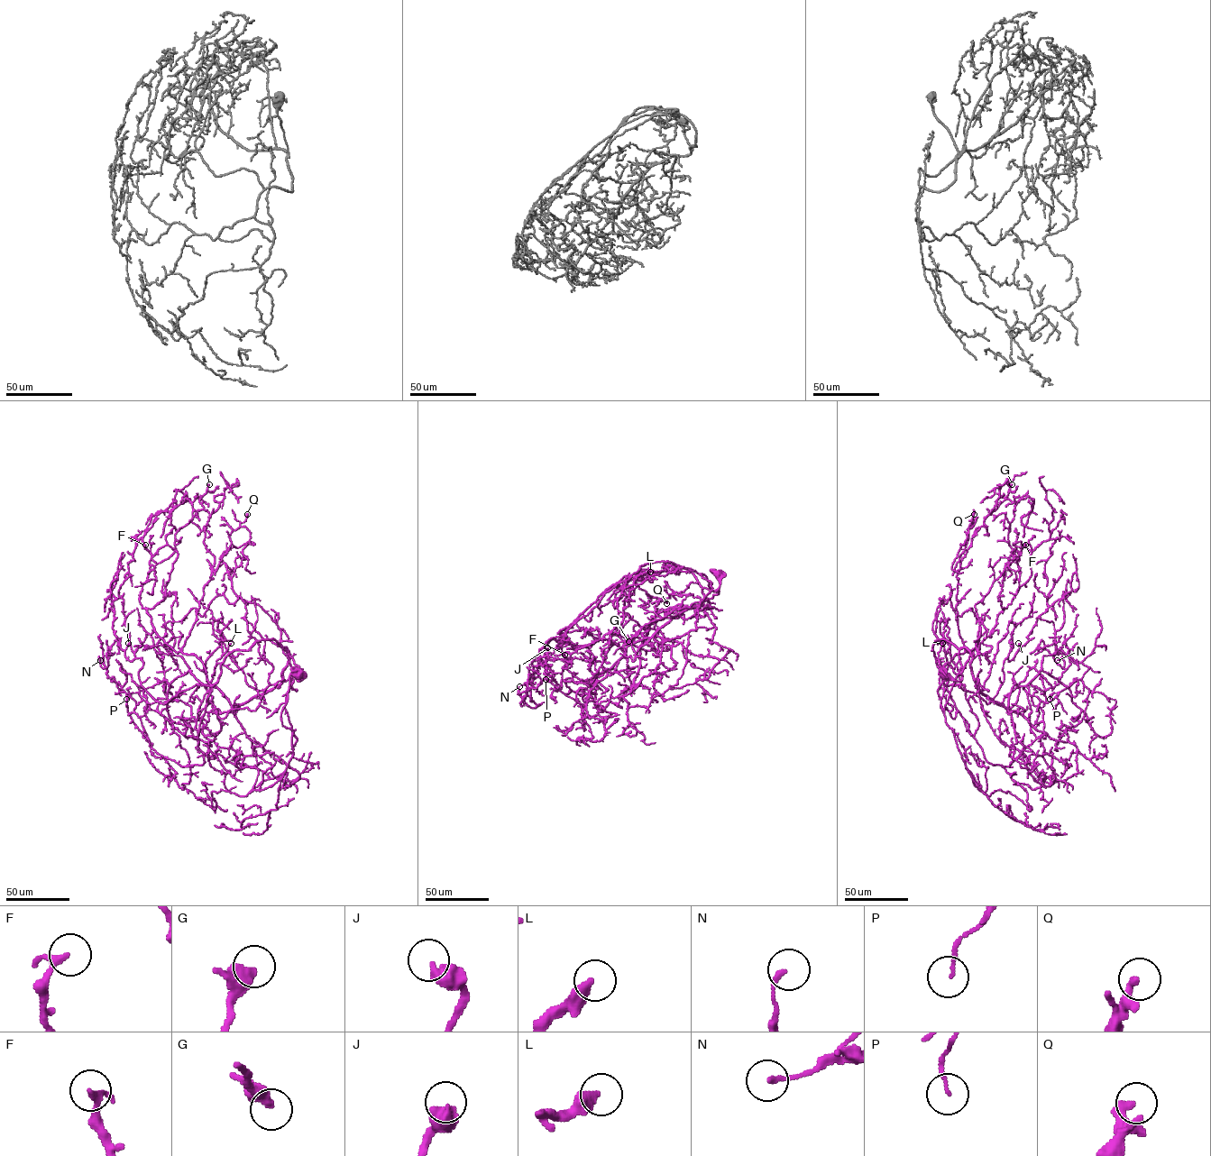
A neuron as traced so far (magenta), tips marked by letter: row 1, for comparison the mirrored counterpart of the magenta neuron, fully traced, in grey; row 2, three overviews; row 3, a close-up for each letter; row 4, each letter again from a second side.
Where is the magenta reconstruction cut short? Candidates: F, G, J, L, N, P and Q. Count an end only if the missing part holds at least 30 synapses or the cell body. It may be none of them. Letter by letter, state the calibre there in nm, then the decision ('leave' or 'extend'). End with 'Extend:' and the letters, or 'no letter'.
F: calibre 170 nm; leave
G: calibre 480 nm; leave
J: calibre 480 nm; leave
L: calibre 320 nm; leave
N: calibre 180 nm; leave
P: calibre 100 nm; leave
Q: calibre 320 nm; leave
Extend: no letter

